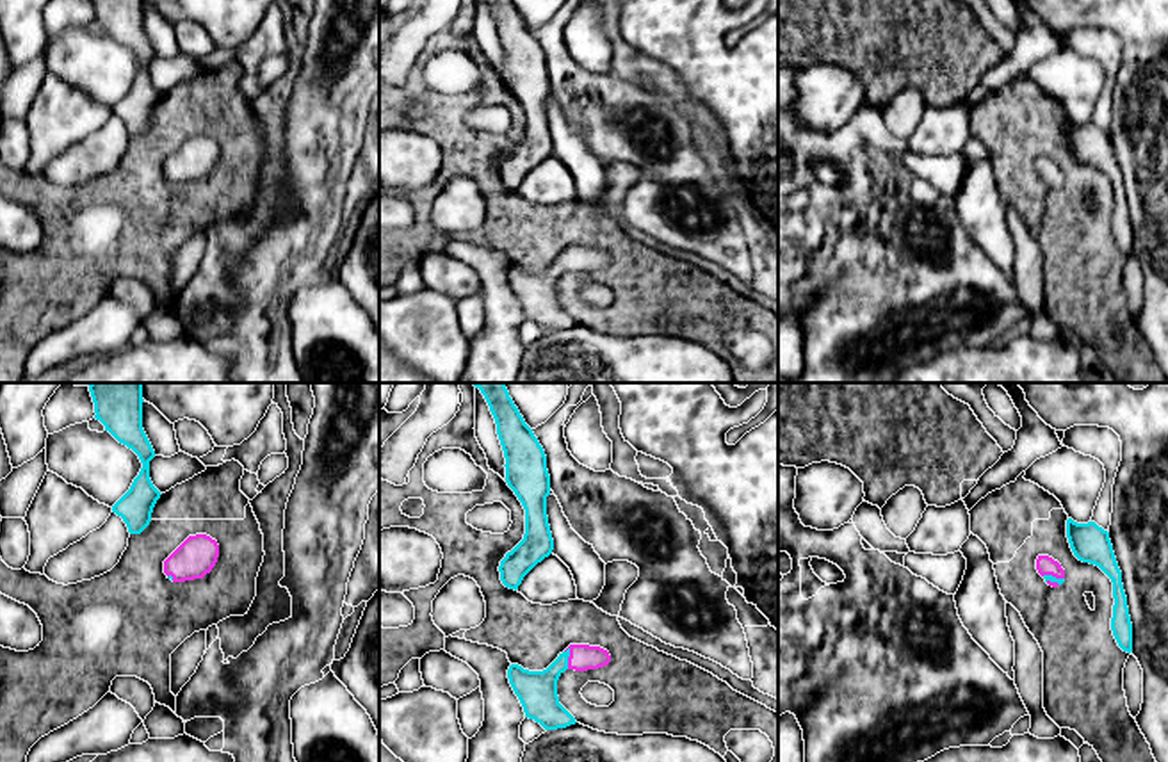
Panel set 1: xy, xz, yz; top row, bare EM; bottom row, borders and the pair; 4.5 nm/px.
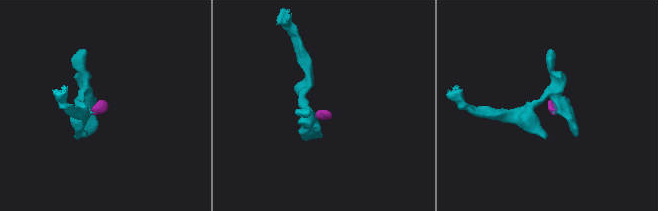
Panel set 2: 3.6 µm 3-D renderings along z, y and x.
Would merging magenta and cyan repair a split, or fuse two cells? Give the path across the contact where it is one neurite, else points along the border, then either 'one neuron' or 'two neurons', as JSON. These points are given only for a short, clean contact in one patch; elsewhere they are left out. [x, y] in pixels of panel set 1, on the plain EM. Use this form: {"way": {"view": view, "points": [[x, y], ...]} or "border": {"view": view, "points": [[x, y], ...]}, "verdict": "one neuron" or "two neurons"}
{"way": {"view": "xz", "points": [[583, 259], [568, 259], [536, 292]]}, "verdict": "one neuron"}

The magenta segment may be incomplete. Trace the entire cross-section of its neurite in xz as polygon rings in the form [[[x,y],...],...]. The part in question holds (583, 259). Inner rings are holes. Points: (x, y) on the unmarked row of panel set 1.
[[[570,246],[566,253],[543,272],[529,272],[518,265],[507,271],[509,285],[518,297],[525,319],[534,320],[545,331],[575,326],[575,319],[559,304],[557,281],[566,271],[588,272],[611,263],[607,251],[589,246]]]

